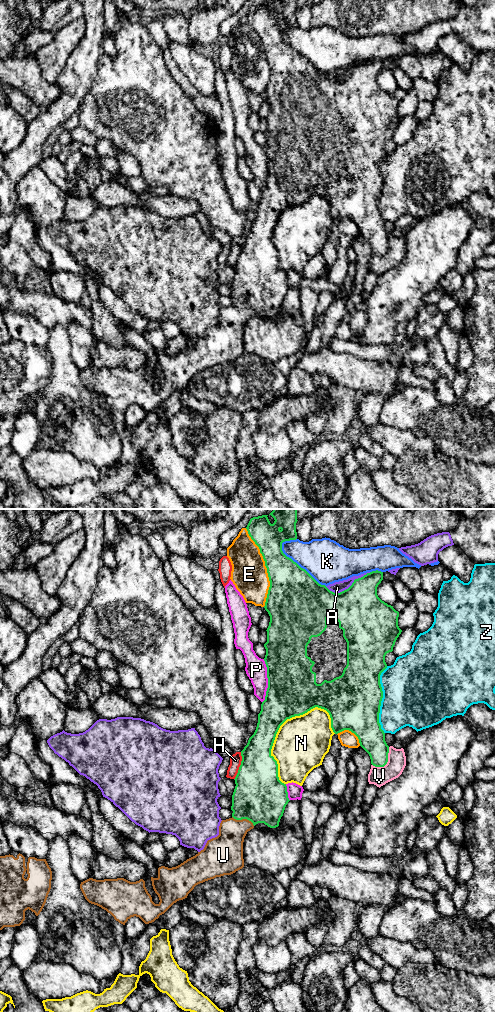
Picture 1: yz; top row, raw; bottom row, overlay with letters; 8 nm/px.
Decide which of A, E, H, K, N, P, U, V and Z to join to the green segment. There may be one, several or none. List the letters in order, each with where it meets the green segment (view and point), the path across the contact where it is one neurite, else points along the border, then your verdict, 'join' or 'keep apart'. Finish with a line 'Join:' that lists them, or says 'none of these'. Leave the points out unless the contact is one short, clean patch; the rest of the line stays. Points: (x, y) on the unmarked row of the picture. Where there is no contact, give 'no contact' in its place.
A: meets green in yz at (349, 75); keep apart
E: meets green in yz at (266, 55); keep apart
H: meets green in yz at (240, 254); keep apart
K: meets green in yz at (298, 53); keep apart
N: meets green in yz at (276, 221); keep apart
P: meets green in yz at (268, 169); keep apart
U: meets green in yz at (243, 306); runs through yz (259, 284), (251, 292), (243, 306), (232, 319), (228, 333); join
V: meets green in yz at (387, 249); keep apart
Z: meets green in yz at (381, 188); keep apart
Join: U

